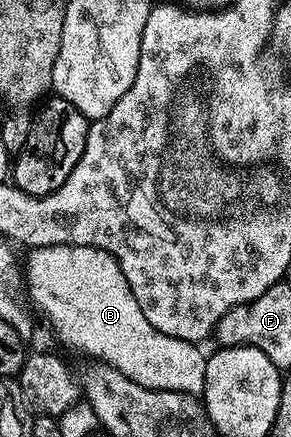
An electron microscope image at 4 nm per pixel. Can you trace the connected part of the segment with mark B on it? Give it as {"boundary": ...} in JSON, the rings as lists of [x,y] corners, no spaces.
{"boundary":[[[59,244],[58,246],[42,246],[41,248],[33,248],[27,253],[28,255],[28,292],[32,295],[33,300],[44,310],[45,314],[52,319],[56,326],[57,332],[66,343],[88,353],[92,354],[97,361],[110,365],[111,368],[118,369],[122,374],[126,374],[126,378],[130,378],[134,382],[138,382],[138,386],[146,386],[154,390],[166,390],[167,392],[184,392],[188,396],[199,397],[204,390],[204,384],[200,380],[201,374],[206,374],[206,356],[200,353],[201,345],[191,340],[179,340],[178,338],[170,338],[166,334],[162,334],[154,326],[150,326],[150,322],[146,318],[146,314],[142,310],[142,306],[138,306],[138,302],[134,298],[134,294],[130,290],[130,286],[126,282],[126,274],[122,274],[120,264],[106,250],[101,248],[91,248],[90,246],[78,246],[77,244]]]}

